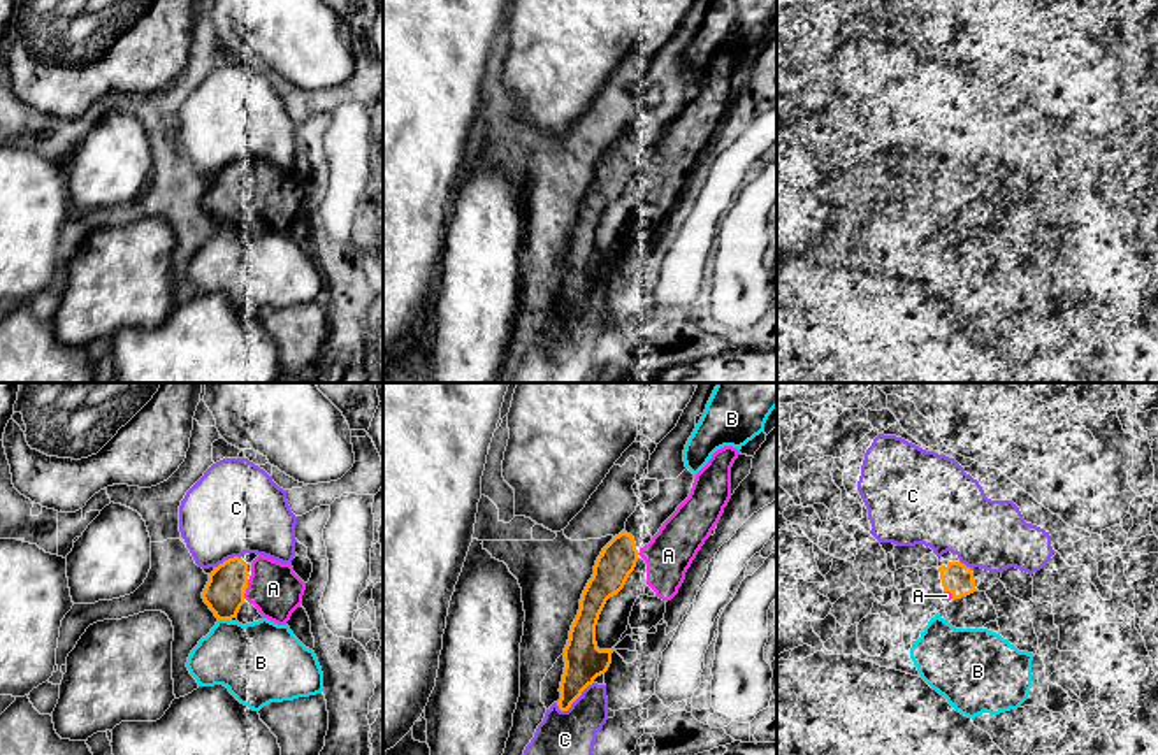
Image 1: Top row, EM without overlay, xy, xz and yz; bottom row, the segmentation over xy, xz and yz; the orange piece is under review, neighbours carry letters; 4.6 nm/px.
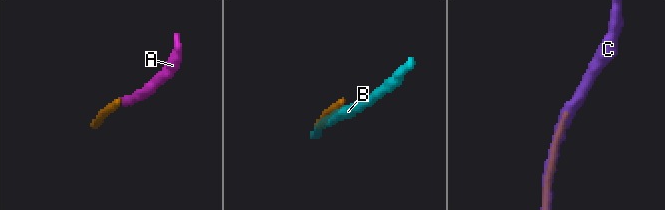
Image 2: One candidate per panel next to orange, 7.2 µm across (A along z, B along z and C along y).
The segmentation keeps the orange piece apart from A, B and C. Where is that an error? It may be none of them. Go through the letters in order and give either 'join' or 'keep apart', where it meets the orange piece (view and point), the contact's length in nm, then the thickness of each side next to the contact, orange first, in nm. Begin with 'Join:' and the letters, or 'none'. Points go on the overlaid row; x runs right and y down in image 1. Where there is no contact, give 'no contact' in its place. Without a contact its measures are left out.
Join: A
A: join | xy (246, 587) | 90 nm | 180/240 nm
B: keep apart | xy (224, 618) | 50 nm | 180/360 nm
C: keep apart | xz (575, 699) | 200 nm | 180/200 nm

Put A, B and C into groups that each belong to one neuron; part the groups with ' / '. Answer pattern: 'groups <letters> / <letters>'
groups A / B / C

